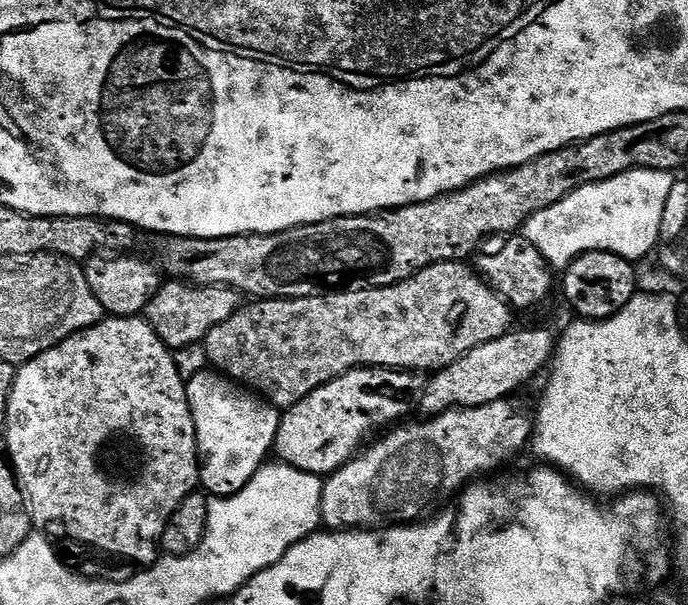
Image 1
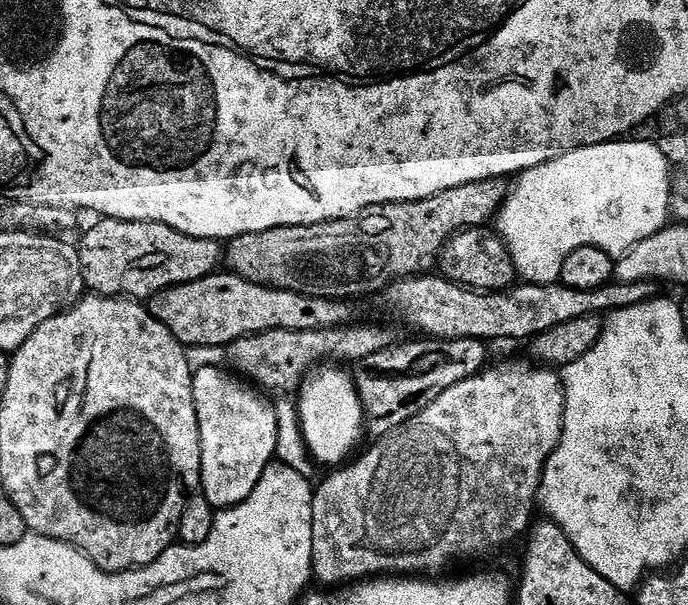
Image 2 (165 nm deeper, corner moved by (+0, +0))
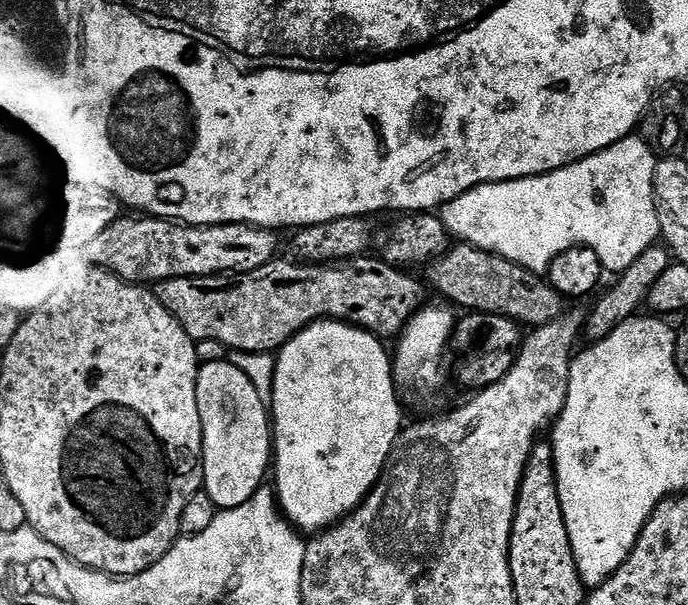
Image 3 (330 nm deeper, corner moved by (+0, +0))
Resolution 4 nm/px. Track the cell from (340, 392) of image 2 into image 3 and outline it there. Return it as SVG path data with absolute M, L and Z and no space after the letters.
M317 320L315 324L304 328L293 340L287 340L276 356L276 373L274 374L274 394L270 405L272 435L274 437L274 491L285 520L293 528L304 534L319 534L351 516L360 503L372 493L372 488L385 475L391 461L392 452L400 438L404 416L400 413L400 400L396 397L398 385L392 366L392 356L384 349L385 341L365 328L355 328L352 324L341 324L338 320Z

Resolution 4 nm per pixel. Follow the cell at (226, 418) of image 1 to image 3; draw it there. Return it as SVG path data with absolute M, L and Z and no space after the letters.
M231 359L212 360L201 363L198 382L198 410L202 418L202 438L204 439L204 486L203 491L216 503L217 509L237 508L250 502L252 495L265 483L264 475L269 475L274 460L274 437L270 408L258 398L254 382L234 366Z

